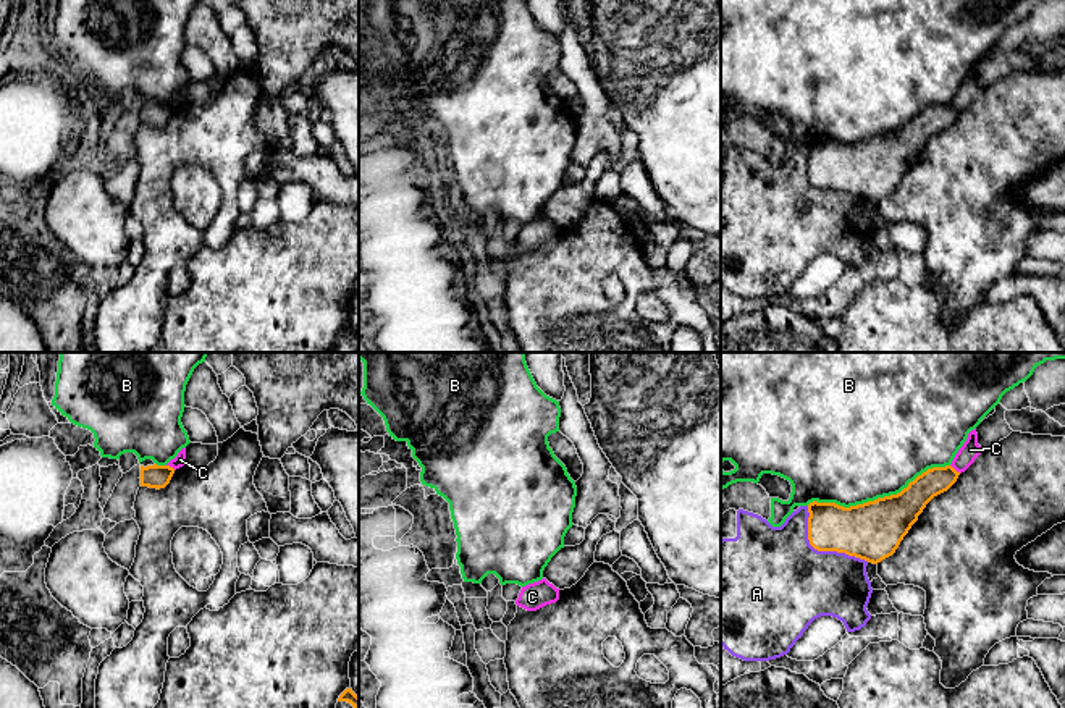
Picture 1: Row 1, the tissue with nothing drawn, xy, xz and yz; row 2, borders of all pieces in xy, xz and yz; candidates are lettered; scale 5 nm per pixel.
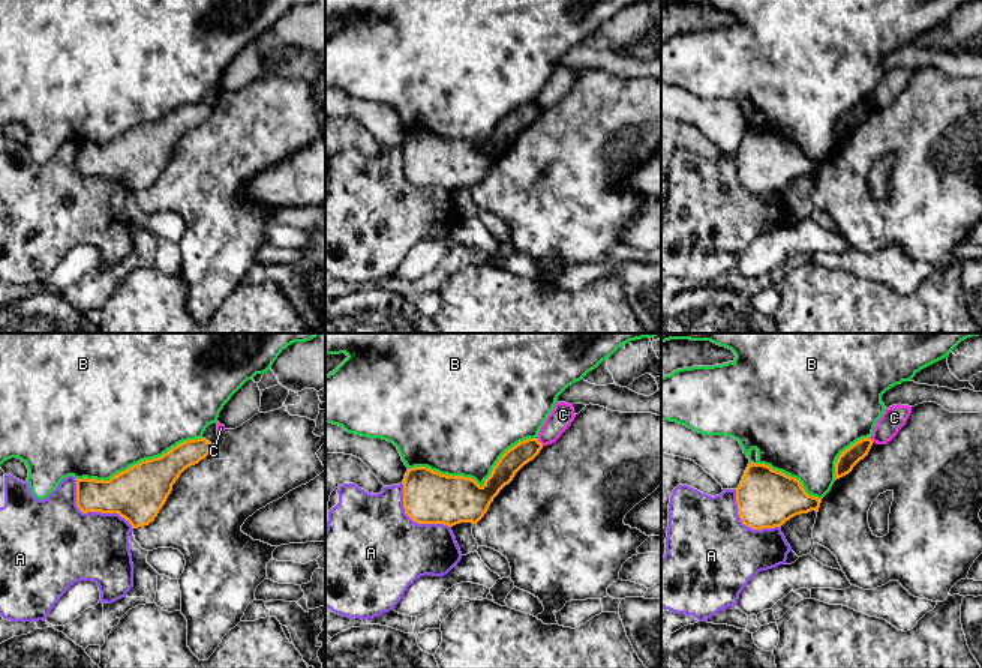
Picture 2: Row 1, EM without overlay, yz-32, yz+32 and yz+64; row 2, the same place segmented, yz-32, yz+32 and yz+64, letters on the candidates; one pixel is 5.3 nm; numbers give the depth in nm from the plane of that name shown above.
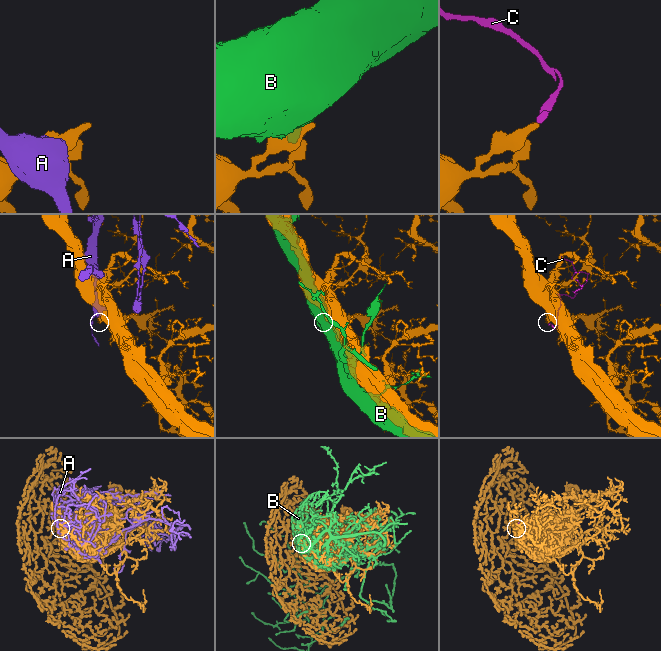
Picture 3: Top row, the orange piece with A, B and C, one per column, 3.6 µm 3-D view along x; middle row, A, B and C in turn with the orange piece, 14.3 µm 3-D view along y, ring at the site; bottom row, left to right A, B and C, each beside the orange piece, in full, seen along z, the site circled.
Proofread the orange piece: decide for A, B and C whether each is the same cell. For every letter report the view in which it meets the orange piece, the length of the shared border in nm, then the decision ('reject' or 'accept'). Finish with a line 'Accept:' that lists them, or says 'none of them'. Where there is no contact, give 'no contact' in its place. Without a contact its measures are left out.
A: contact in yz; length 420 nm; reject
B: contact in yz; length 750 nm; reject
C: contact in yz; length 70 nm; reject
Accept: none of them

